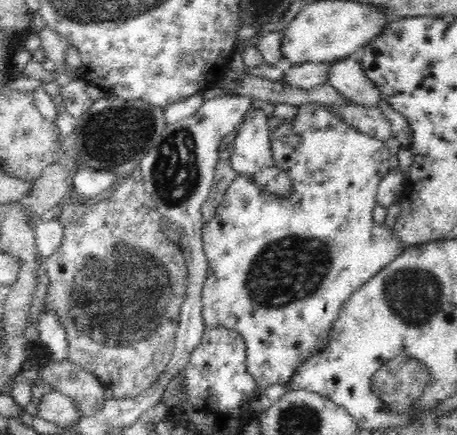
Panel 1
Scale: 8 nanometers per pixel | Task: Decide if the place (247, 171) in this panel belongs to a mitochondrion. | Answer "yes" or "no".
no

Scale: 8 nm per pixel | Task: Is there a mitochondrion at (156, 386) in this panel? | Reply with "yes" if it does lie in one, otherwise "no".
no

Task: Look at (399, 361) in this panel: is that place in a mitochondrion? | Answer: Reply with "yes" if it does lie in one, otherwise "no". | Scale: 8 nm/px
no

